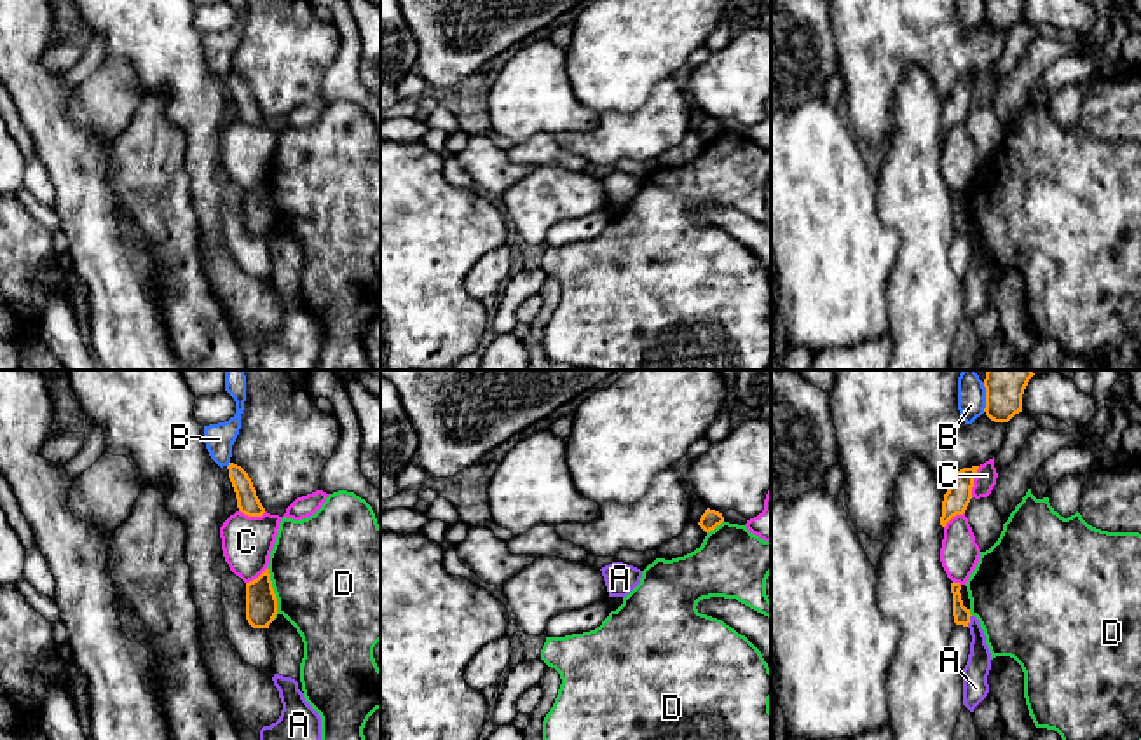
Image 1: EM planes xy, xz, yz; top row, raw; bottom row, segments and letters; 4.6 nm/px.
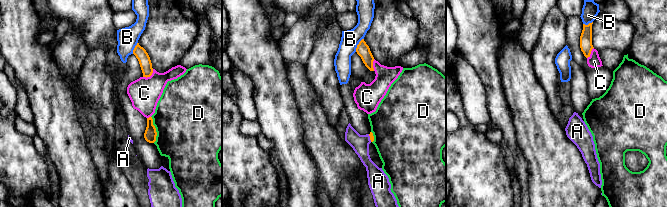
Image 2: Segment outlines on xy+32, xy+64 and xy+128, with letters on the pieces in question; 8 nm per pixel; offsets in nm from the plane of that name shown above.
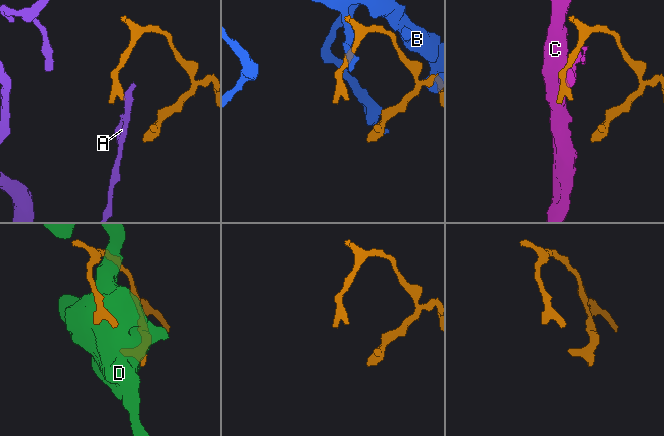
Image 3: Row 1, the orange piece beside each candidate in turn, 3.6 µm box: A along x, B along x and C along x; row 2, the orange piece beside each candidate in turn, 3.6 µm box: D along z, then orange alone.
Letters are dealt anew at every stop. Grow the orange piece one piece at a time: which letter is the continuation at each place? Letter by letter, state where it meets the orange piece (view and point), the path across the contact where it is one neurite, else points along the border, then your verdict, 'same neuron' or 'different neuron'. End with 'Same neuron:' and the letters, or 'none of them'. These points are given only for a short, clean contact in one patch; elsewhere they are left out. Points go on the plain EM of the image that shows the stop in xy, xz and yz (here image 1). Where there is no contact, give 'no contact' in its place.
A: yz (969, 229) | along yz (970, 224), (967, 234) | different neuron
B: yz (986, 11) | different neuron
C: yz (972, 91) | different neuron
D: xy (274, 203) | different neuron
Same neuron: none of them

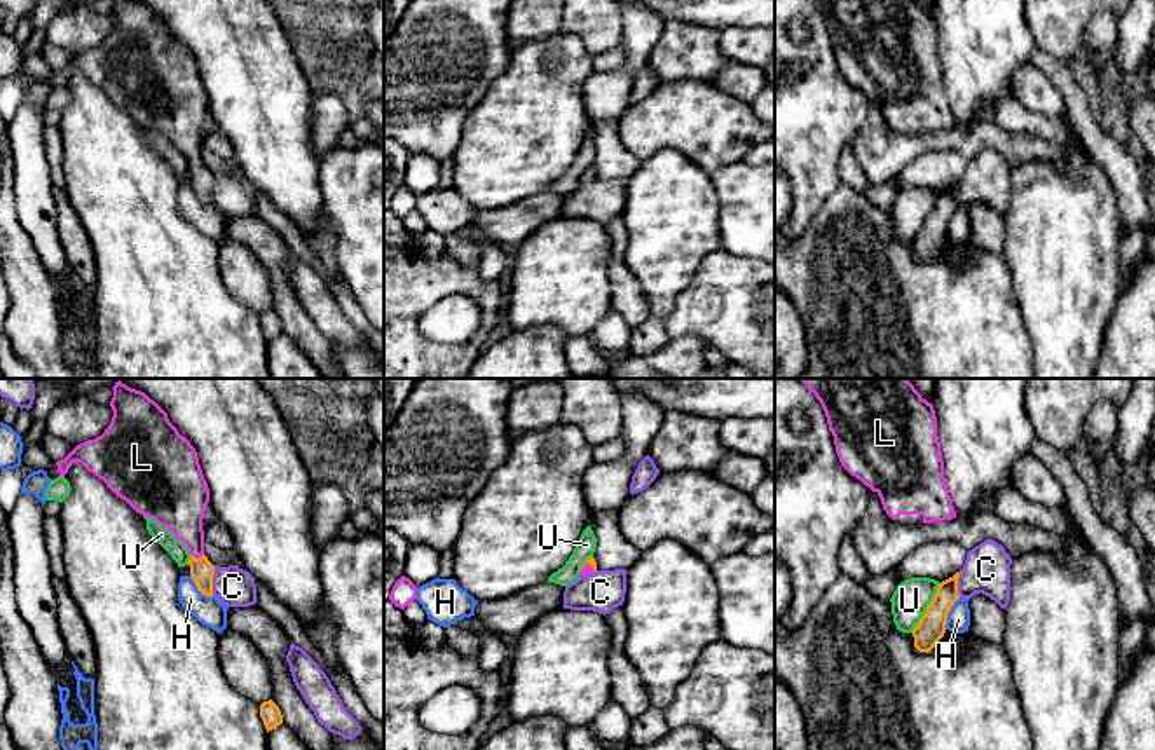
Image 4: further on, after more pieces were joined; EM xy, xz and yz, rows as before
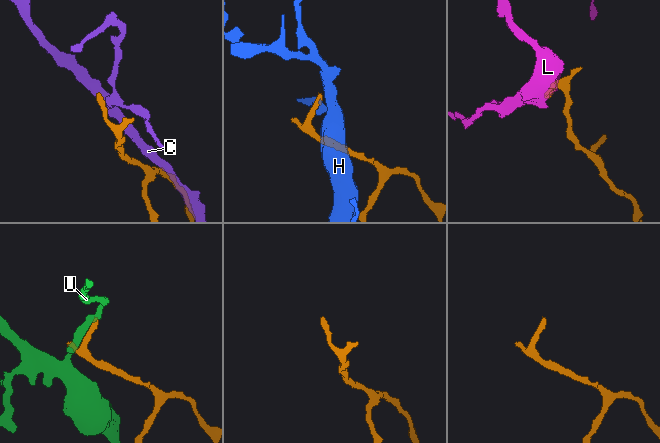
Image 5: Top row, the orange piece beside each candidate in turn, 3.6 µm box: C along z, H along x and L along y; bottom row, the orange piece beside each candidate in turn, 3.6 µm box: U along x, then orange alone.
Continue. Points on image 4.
C: xy (211, 190) | along xy (215, 175), (211, 204) | different neuron
H: yz (948, 222) | along yz (958, 206), (944, 238) | different neuron
L: xy (198, 168) | across xy (201, 178), (198, 168), (194, 149), (180, 117) | same neuron
U: yz (927, 217) | different neuron
Same neuron: L

